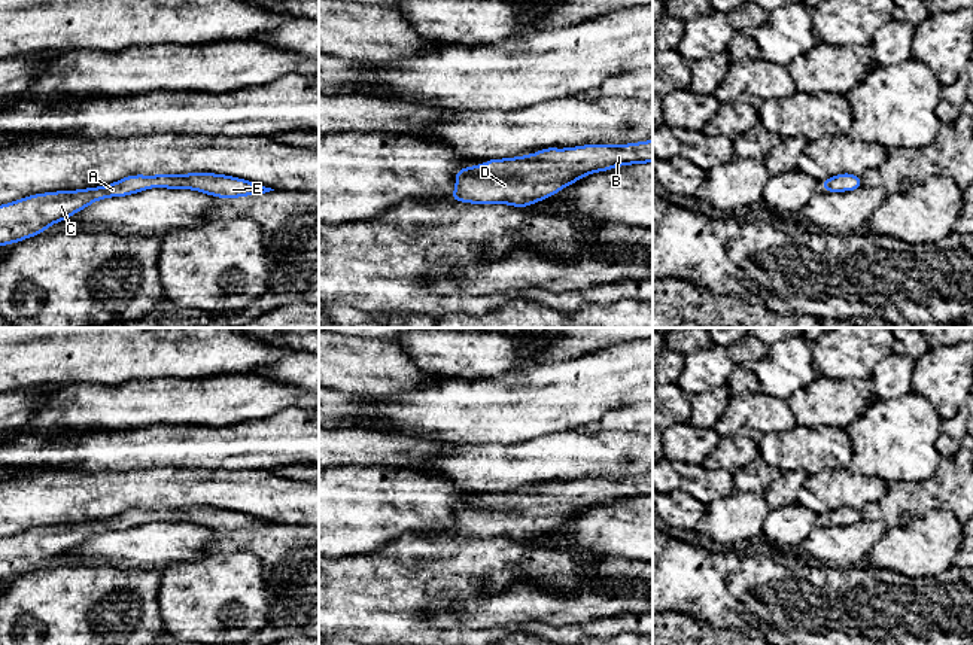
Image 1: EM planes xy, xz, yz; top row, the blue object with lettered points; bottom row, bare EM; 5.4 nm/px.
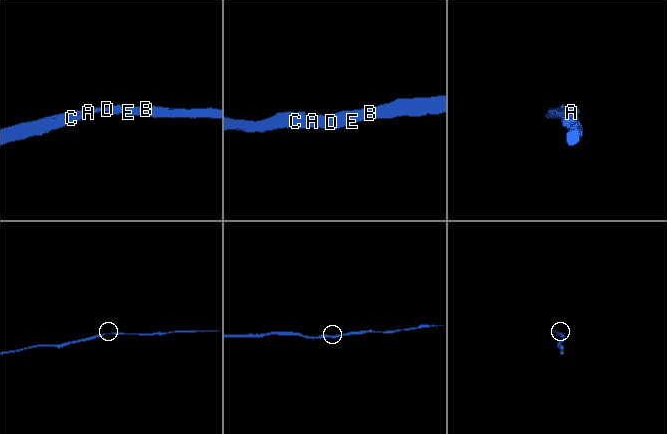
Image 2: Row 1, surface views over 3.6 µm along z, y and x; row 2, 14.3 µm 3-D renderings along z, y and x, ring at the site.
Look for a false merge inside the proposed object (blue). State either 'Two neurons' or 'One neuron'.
One neuron

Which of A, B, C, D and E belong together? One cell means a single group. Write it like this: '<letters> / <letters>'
A B C D E

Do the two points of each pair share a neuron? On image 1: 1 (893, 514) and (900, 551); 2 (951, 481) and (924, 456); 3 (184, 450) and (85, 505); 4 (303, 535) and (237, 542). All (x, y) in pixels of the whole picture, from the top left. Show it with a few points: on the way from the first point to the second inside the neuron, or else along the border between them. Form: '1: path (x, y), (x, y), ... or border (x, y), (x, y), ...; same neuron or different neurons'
1: border (929, 511), (888, 528); different neurons
2: border (943, 456), (937, 471), (927, 481); different neurons
3: border (188, 468), (140, 466), (118, 471); different neurons
4: path (286, 541), (254, 541); same neuron

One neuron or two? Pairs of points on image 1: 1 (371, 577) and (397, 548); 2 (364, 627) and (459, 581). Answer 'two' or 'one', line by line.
1: one
2: one

